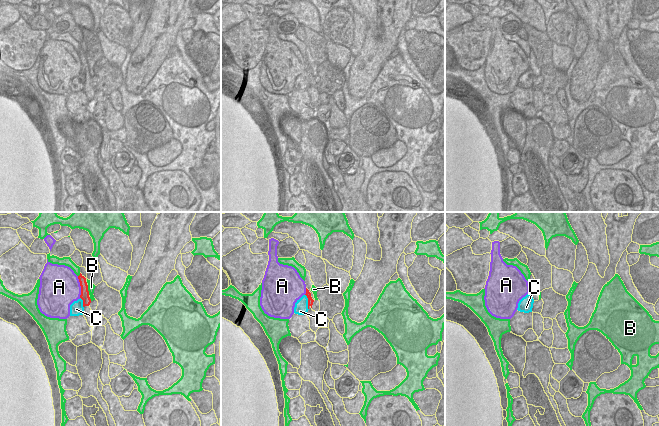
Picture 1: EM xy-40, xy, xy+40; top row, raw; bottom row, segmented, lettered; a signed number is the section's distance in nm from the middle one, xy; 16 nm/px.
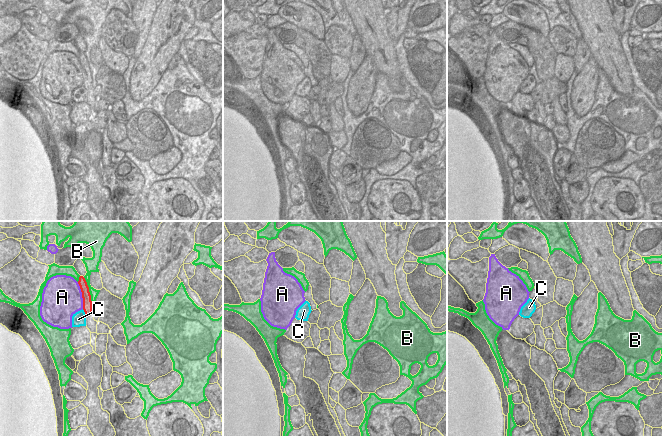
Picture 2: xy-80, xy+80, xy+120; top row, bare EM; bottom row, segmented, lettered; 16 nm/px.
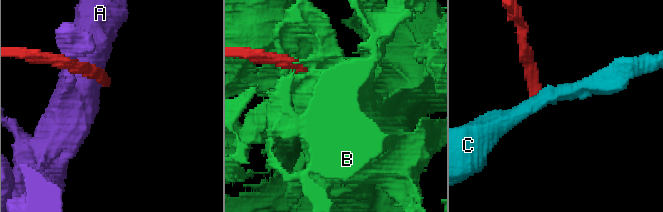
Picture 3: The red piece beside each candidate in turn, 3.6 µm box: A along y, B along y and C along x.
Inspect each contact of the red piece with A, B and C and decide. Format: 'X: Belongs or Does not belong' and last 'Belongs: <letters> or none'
A: Does not belong
B: Does not belong
C: Does not belong
Belongs: none

